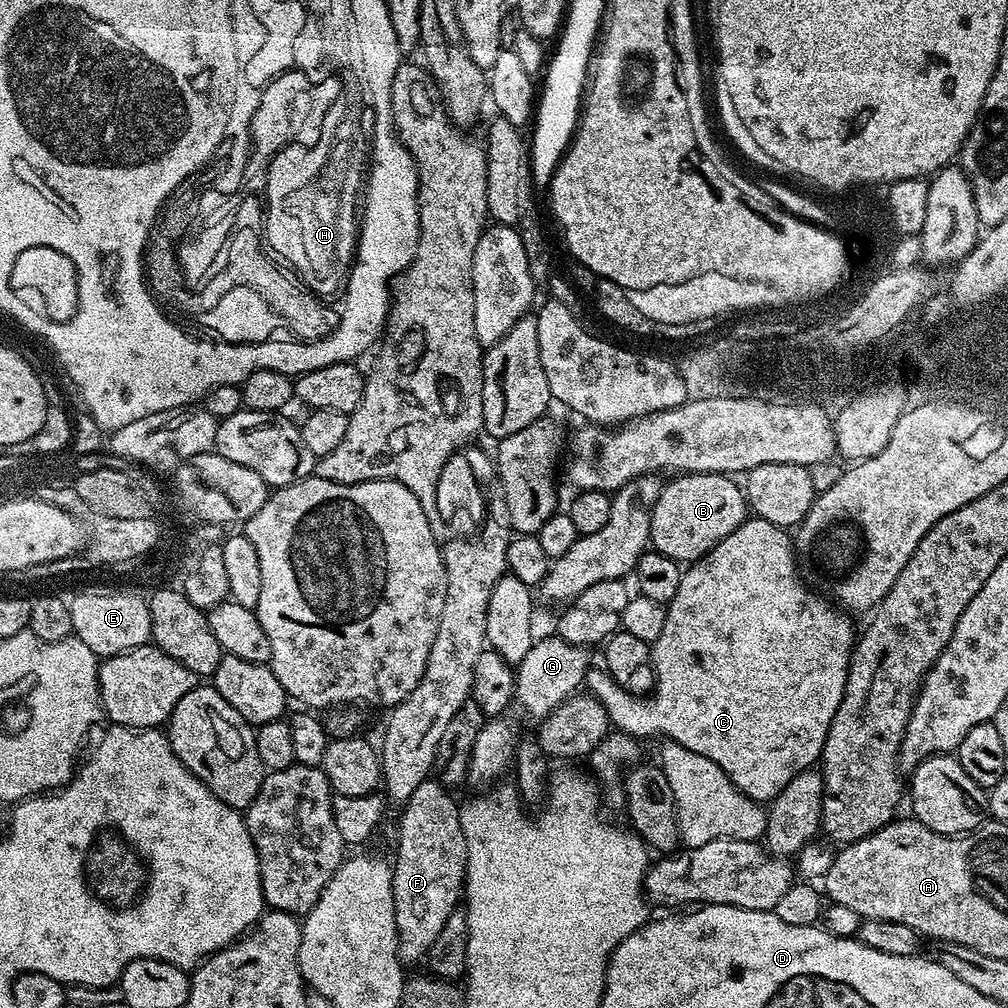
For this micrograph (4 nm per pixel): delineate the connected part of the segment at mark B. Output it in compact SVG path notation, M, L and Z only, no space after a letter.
M690 472L677 475L660 489L658 502L654 502L654 510L650 518L650 544L655 551L669 556L677 562L695 562L701 560L711 548L718 546L726 534L738 530L745 520L749 519L750 509L745 489L735 484L731 475L722 472Z

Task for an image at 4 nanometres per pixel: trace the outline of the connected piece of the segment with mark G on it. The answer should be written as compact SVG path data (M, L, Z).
M549 634L545 640L537 639L526 650L526 658L515 665L516 694L515 703L528 716L543 718L550 715L563 700L577 691L576 687L584 684L584 675L588 673L590 661L589 649L579 648L566 642L561 636Z

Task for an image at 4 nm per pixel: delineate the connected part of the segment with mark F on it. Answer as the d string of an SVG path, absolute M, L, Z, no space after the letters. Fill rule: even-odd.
M429 778L422 782L422 786L418 786L418 790L414 790L414 794L410 794L410 798L403 801L402 808L404 813L400 816L400 841L396 844L396 860L392 864L392 889L394 890L394 922L396 923L396 937L398 938L398 946L400 947L400 959L405 965L411 966L425 959L430 950L430 946L434 942L434 938L438 938L438 934L442 930L442 926L446 923L446 918L450 918L450 914L457 911L458 905L462 900L462 889L464 887L464 873L468 870L468 859L466 858L466 838L462 834L462 822L460 821L460 804L451 796L453 794L447 787L442 785L436 778Z

